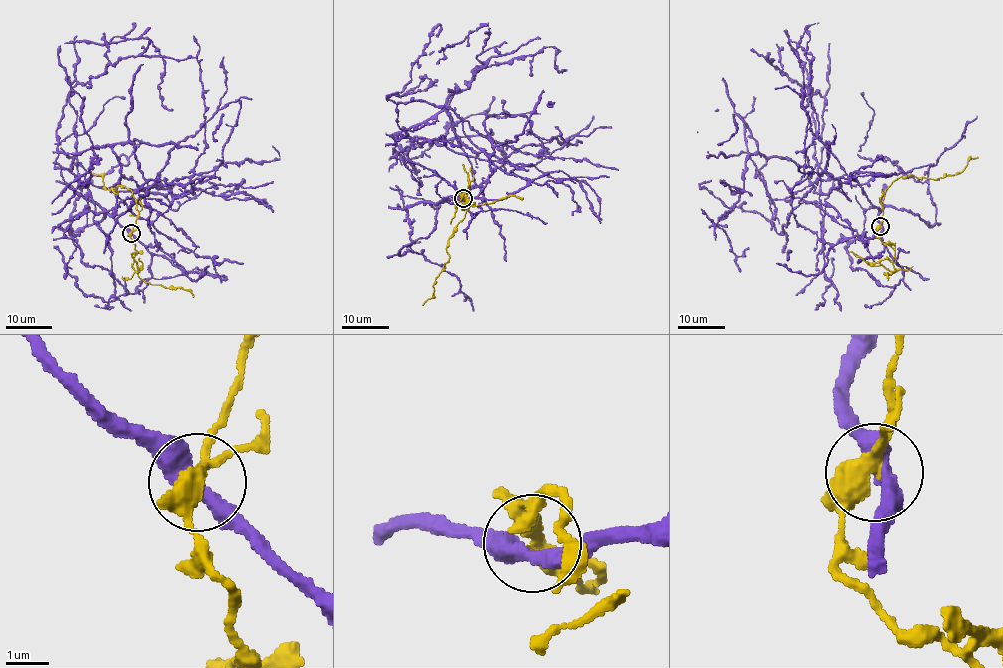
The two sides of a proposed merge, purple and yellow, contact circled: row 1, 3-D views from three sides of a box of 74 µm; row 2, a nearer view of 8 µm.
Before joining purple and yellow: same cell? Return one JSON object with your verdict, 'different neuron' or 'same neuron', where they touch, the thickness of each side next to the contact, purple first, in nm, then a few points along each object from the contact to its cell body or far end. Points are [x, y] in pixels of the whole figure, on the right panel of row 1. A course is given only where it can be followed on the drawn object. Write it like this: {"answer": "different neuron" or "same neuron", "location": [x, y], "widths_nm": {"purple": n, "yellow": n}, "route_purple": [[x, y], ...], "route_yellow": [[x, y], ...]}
{"answer": "different neuron", "location": [880, 226], "widths_nm": {"purple": 440, "yellow": 320}, "route_purple": [[881, 226], [861, 184], [771, 199], [771, 157], [808, 166], [820, 190], [791, 40], [812, 55], [805, 107]], "route_yellow": [[880, 226], [885, 190], [899, 177], [938, 179], [962, 172], [968, 161], [977, 157]]}

